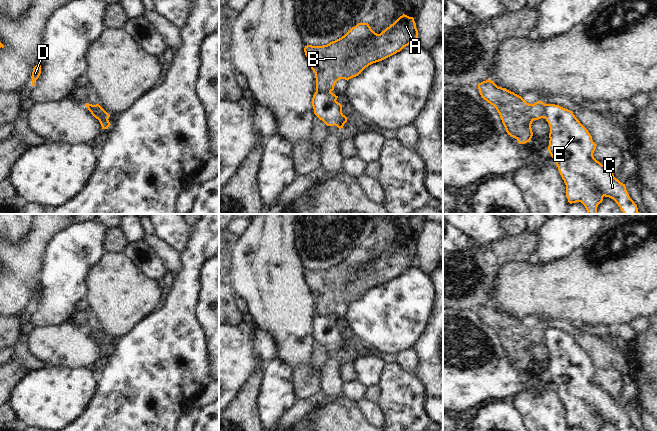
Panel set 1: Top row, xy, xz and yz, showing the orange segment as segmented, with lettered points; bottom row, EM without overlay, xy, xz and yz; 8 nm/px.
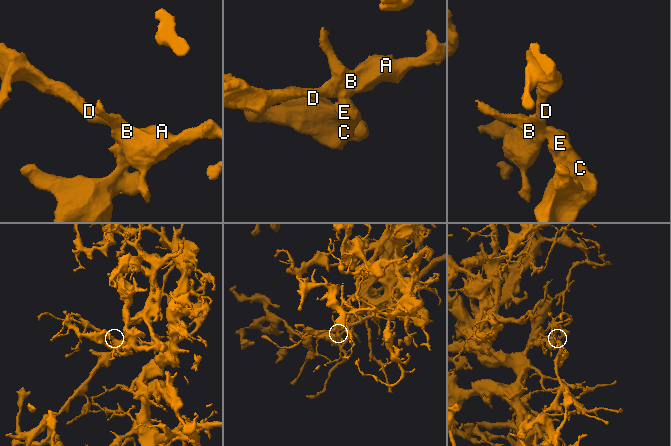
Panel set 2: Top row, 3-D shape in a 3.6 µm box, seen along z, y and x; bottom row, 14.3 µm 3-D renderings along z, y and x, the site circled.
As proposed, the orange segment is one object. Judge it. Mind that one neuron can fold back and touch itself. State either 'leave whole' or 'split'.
split

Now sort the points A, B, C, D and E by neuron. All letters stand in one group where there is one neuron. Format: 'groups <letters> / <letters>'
groups A B D / C E

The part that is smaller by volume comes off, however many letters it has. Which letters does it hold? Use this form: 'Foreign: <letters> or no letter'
Foreign: C, E

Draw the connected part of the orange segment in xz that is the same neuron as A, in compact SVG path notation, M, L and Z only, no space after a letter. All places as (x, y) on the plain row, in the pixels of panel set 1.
M403 238L380 258L375 257L368 247L358 247L341 262L323 270L307 269L304 276L315 297L316 316L326 316L333 315L339 303L348 305L358 300L369 289L400 276L410 267L417 266L418 254L414 242Z

